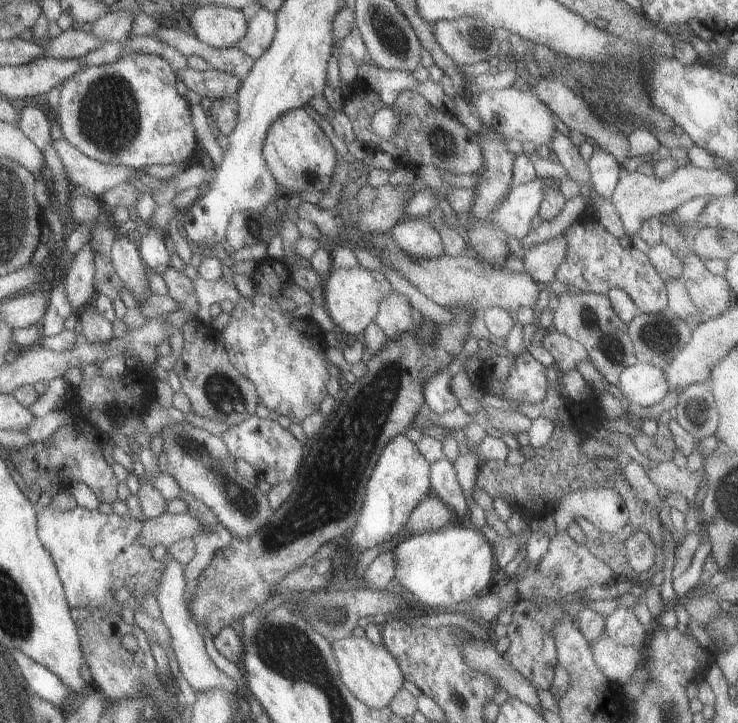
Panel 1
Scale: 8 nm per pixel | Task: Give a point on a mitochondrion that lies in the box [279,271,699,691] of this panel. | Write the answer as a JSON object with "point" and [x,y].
{"point":[659,338]}

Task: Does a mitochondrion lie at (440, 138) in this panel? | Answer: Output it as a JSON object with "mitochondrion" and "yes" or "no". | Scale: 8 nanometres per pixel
{"mitochondrion":"yes"}

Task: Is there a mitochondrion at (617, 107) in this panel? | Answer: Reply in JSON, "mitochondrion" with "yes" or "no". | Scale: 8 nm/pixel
{"mitochondrion":"yes"}

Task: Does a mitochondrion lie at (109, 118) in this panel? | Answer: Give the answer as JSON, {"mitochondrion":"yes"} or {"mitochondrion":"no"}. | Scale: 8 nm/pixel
{"mitochondrion":"yes"}

